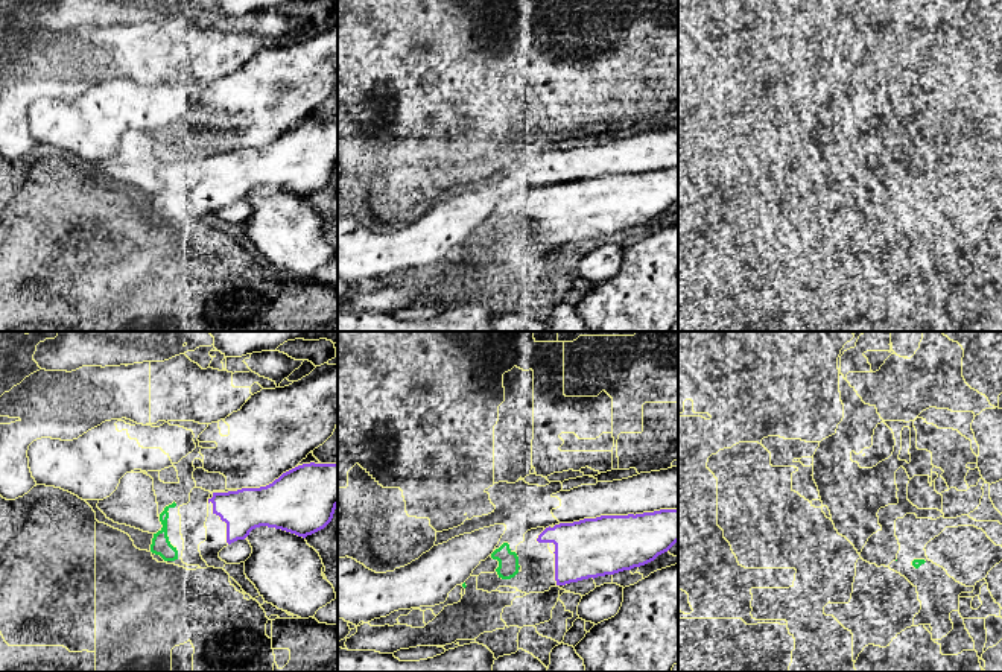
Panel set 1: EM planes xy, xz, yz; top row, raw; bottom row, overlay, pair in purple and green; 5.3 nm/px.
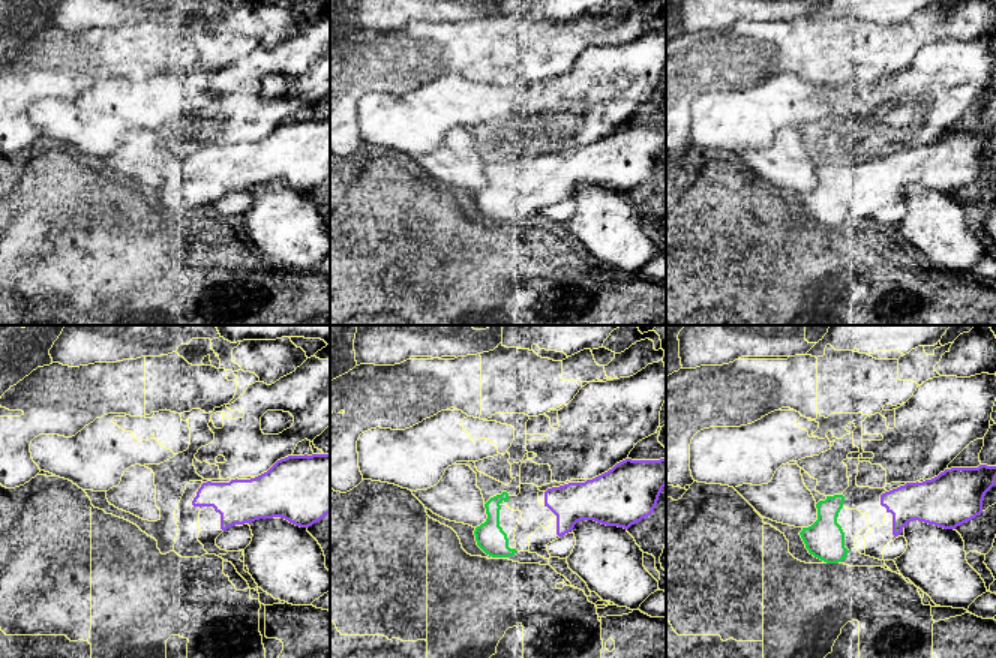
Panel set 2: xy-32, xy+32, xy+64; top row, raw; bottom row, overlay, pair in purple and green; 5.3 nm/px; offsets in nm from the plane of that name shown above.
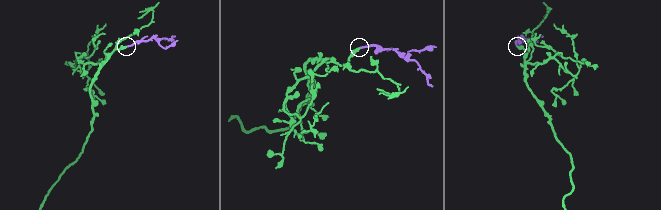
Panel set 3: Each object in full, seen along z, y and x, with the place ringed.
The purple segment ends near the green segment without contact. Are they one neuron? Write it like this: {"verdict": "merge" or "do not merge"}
{"verdict": "merge"}

